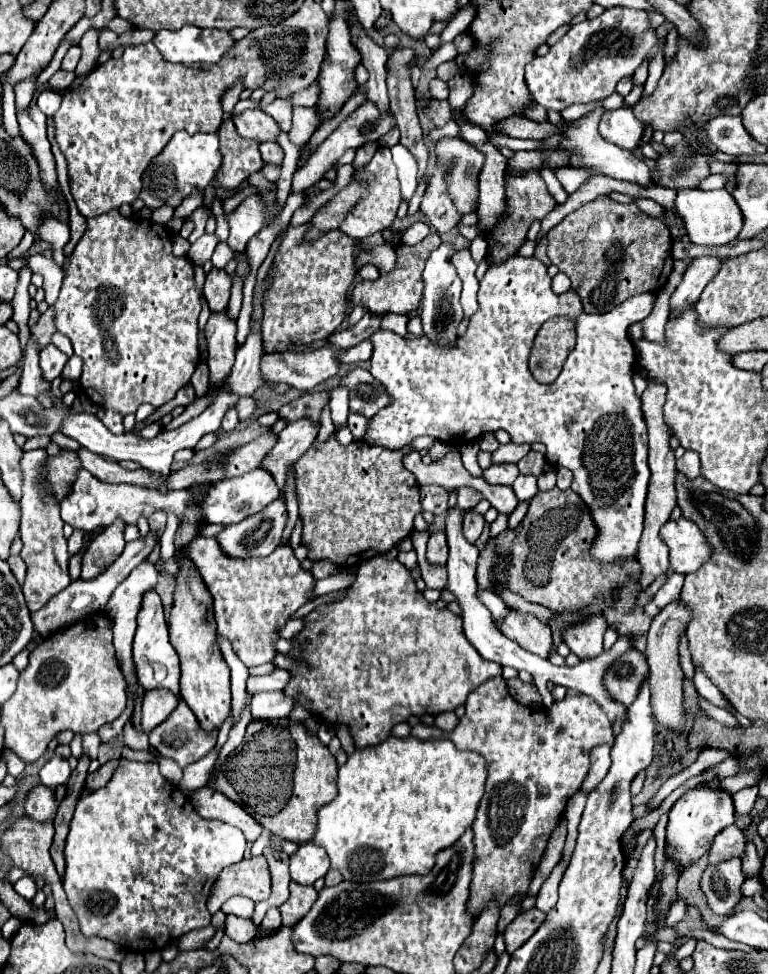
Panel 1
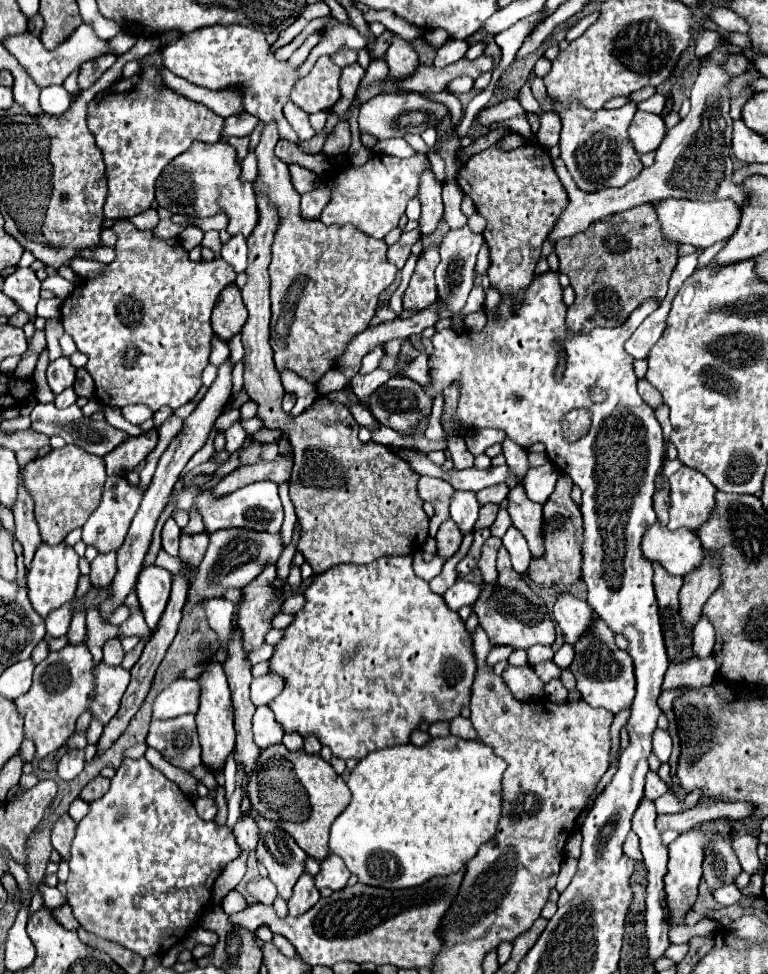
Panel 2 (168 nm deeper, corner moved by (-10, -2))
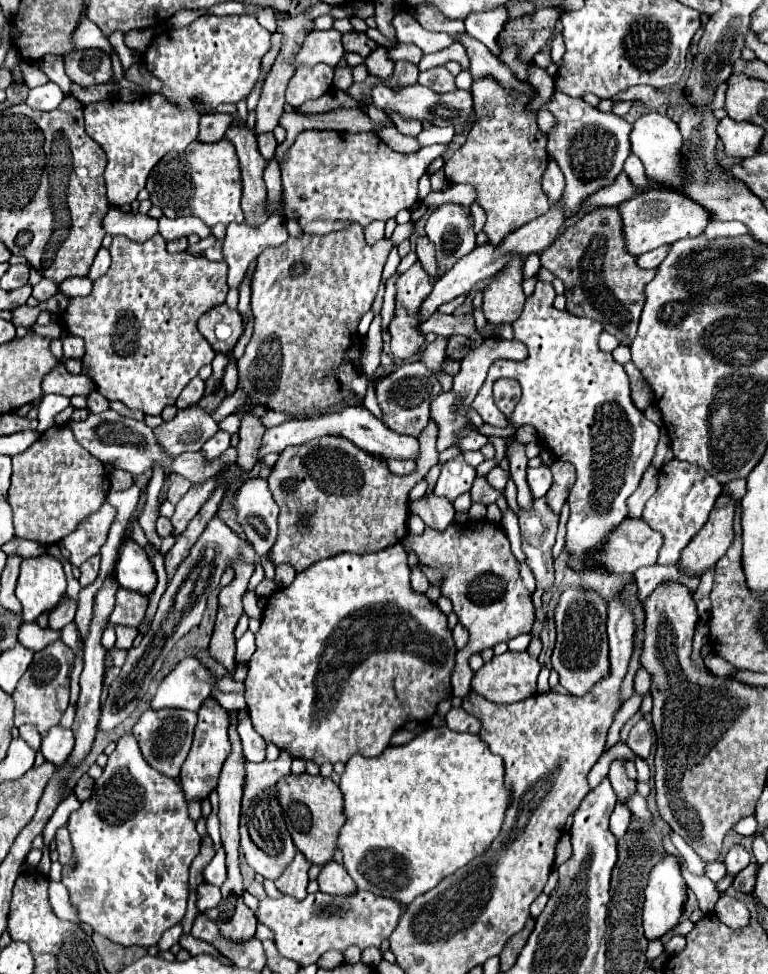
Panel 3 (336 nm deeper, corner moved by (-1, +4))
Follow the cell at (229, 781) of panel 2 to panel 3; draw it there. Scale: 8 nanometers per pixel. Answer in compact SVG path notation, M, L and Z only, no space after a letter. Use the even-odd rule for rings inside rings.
M212 810L212 812L210 812L210 816L208 816L208 834L212 836L212 840L214 840L214 846L216 846L216 848L220 846L220 832L218 832L218 828L220 828L218 812L216 812L216 810Z

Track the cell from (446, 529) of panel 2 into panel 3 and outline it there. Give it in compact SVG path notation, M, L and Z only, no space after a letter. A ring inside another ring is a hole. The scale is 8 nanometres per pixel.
M432 494L428 498L420 498L416 502L410 502L410 514L418 514L428 528L442 532L454 522L456 510L446 498L438 498Z

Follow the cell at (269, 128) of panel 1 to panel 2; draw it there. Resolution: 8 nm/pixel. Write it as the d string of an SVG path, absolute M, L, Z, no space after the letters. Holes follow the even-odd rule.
M247 112L233 114L233 116L225 118L221 140L227 140L227 138L231 138L231 136L247 136L247 134L253 132L253 128L255 128L257 122L259 122L259 118L247 116Z

